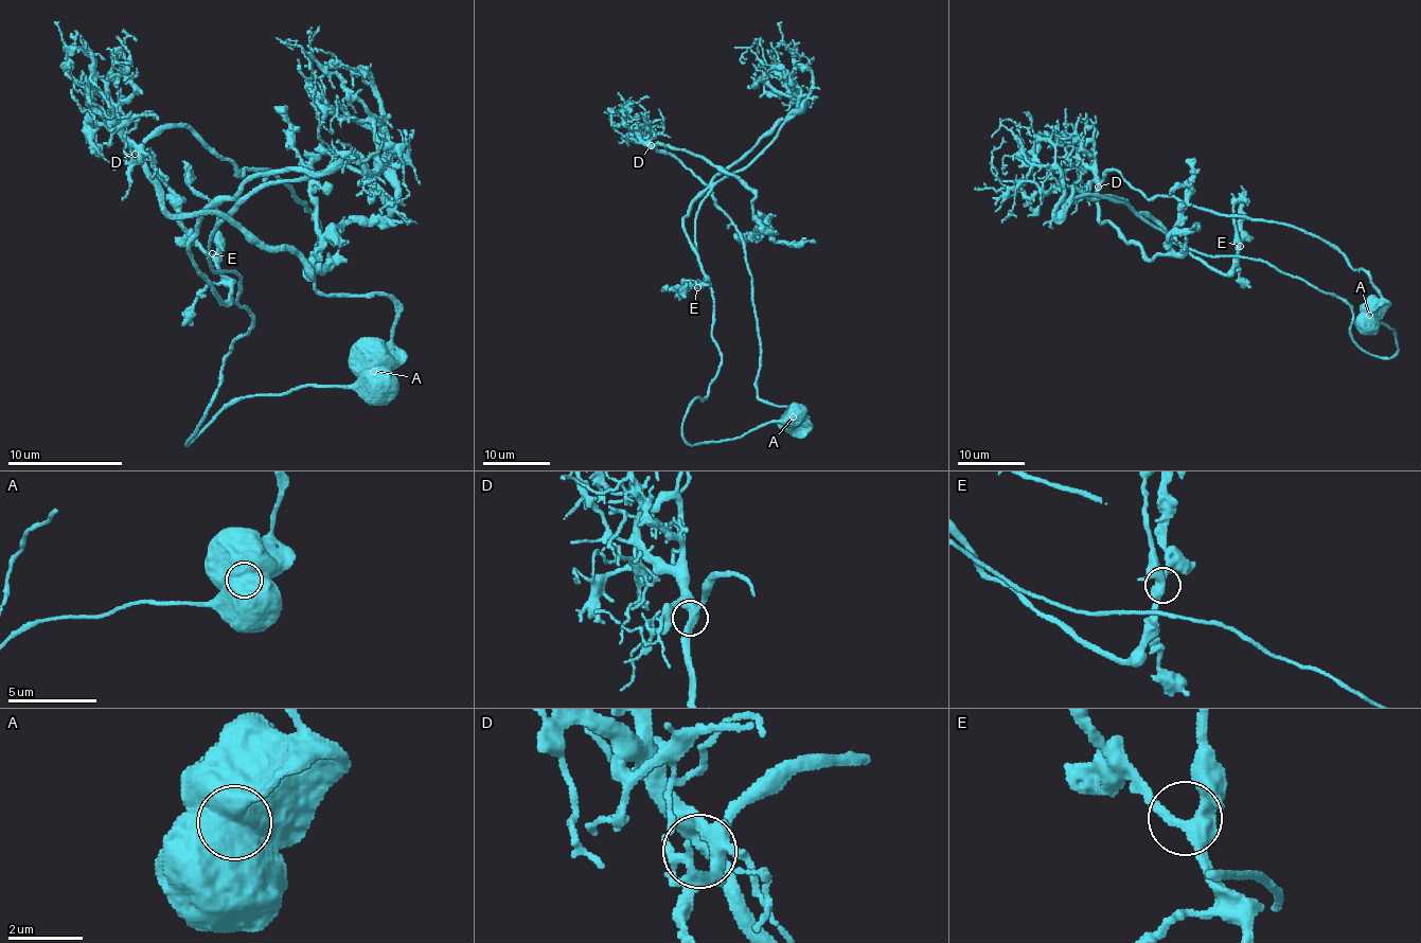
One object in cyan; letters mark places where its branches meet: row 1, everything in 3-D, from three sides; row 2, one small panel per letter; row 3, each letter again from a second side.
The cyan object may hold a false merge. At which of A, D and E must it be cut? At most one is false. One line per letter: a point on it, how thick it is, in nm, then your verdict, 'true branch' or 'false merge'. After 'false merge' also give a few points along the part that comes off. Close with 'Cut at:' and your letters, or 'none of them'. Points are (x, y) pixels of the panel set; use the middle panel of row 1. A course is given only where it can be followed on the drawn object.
A: at (793, 416); 1250 nm thick; false merge; foreign part runs (792, 416), (802, 428), (799, 410), (758, 397), (741, 233), (656, 145), (755, 194), (760, 224), (734, 235)
D: at (651, 145); 400 nm thick; true branch
E: at (697, 287); 400 nm thick; true branch
Cut at: A

